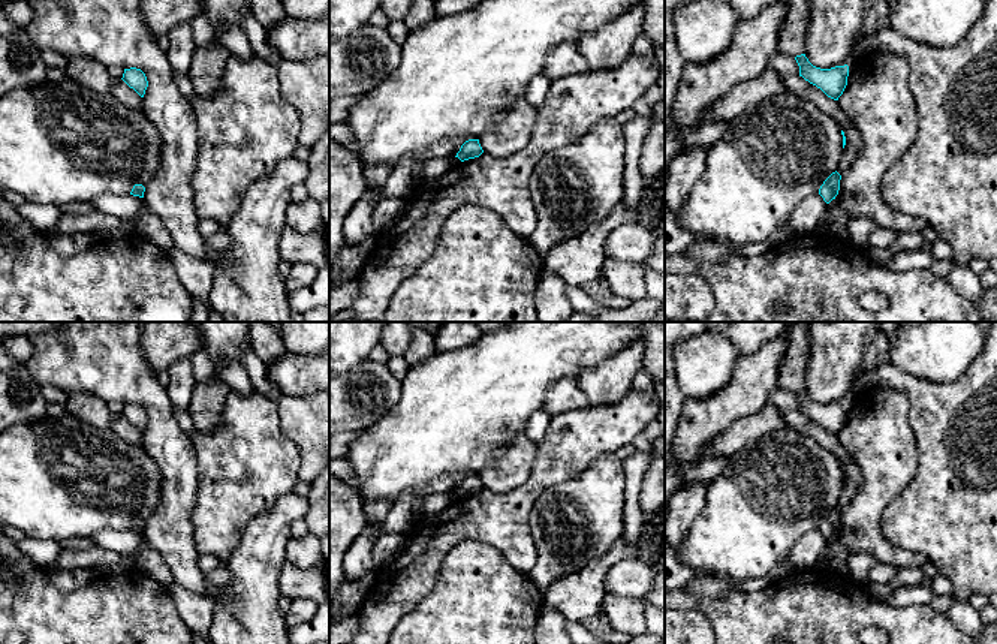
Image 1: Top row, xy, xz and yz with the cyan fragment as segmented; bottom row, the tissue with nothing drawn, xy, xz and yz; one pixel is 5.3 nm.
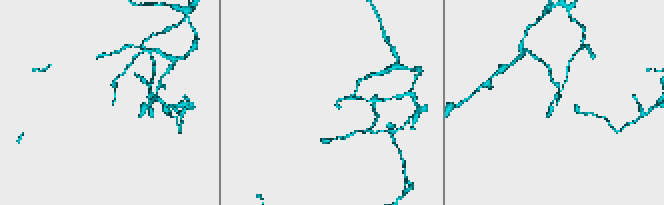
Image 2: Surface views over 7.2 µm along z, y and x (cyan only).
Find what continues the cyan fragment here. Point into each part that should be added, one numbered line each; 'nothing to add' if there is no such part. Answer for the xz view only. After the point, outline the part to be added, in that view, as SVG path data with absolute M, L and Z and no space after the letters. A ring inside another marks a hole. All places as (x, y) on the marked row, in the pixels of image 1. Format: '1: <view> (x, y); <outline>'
nothing to add

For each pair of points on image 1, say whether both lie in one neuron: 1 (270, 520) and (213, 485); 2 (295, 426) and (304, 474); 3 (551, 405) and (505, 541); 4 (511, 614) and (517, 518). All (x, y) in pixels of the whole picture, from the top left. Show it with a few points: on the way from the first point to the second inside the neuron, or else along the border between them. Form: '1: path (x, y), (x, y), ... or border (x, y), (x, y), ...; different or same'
1: border (288, 493), (255, 515), (244, 526), (237, 541); different
2: path (307, 438), (309, 462); same
3: border (586, 408), (562, 411), (551, 417); different
4: border (487, 545), (491, 545), (514, 568), (527, 575); different

